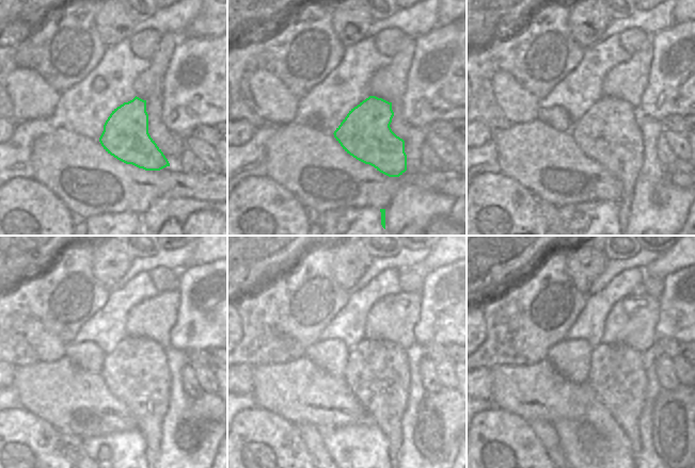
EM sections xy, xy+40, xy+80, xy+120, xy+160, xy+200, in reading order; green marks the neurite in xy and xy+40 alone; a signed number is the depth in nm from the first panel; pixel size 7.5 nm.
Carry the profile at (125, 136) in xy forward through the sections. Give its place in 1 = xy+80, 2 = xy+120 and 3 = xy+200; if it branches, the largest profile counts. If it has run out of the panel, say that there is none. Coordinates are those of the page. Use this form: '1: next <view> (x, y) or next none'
1: next xy+80 (609, 133)
2: next xy+120 (136, 371)
3: next xy+200 (617, 377)

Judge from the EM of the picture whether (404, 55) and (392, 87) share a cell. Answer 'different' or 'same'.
same

